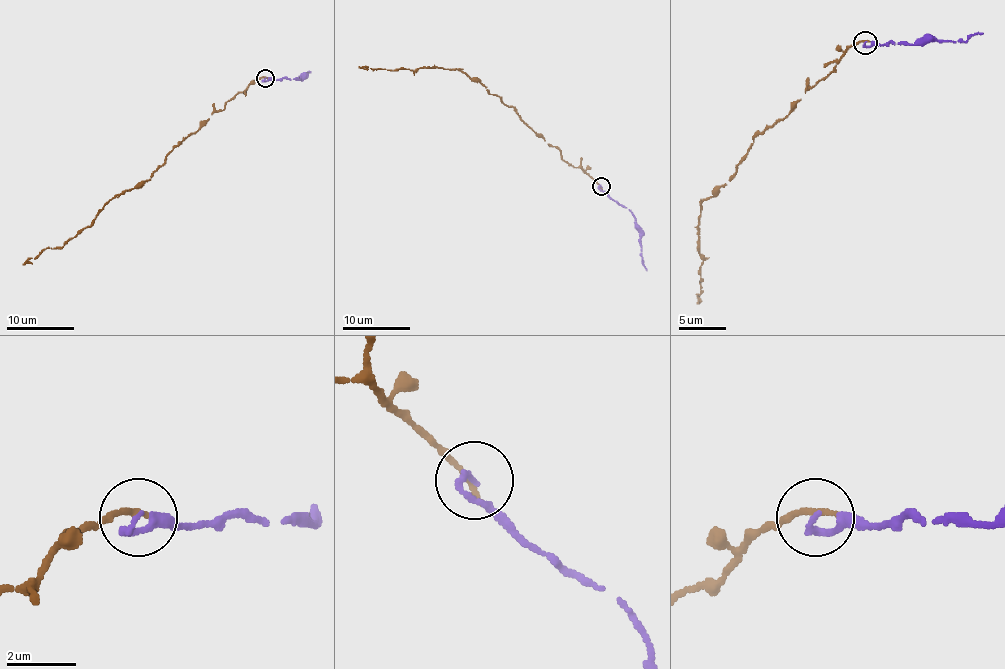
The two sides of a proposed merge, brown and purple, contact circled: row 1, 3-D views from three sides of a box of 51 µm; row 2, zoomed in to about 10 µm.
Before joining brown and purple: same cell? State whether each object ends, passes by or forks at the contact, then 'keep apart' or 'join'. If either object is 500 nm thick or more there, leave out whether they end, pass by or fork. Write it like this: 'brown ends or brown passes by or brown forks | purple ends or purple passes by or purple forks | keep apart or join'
brown ends | purple ends | join

